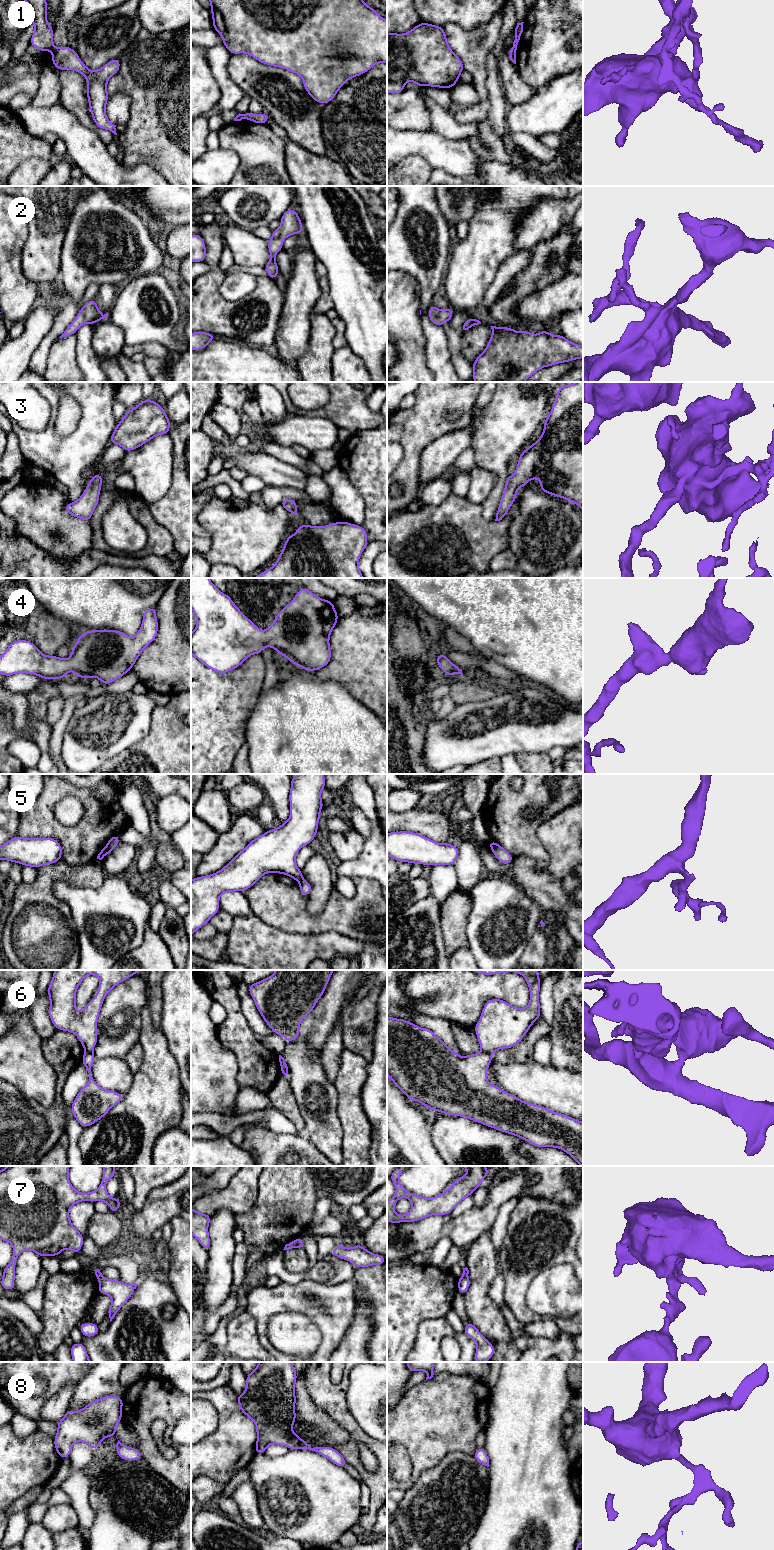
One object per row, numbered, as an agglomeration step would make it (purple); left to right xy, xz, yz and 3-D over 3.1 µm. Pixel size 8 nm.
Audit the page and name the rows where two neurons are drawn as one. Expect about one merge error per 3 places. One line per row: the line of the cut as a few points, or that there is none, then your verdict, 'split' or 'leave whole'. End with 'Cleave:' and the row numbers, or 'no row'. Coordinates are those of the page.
1: cut xz (246, 113), (248, 118); split
2: cut none; leave whole
3: cut none; leave whole
4: cut none; leave whole
5: cut xy (106, 846), (104, 855); split
6: cut yz (483, 1050), (491, 1055); split
7: cut xz (295, 1239), (296, 1246); split
8: cut none; leave whole
Cleave: 1, 5, 6, 7

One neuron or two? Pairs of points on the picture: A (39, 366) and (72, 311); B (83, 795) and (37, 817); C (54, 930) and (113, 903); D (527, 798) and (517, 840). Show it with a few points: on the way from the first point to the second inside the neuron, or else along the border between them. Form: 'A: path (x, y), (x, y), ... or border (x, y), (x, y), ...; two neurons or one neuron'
A: path (42, 352), (47, 341), (60, 325); one neuron
B: path (71, 791), (59, 791), (45, 805); one neuron
C: border (60, 901), (63, 901), (70, 911), (79, 944); two neurons
D: path (520, 808), (517, 814), (517, 830); one neuron

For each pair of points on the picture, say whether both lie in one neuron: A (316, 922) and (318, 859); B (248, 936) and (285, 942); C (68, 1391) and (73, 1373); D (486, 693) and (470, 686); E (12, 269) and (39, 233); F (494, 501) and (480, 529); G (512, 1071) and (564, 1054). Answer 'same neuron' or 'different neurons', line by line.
A: different neurons
B: same neuron
C: different neurons
D: same neuron
E: different neurons
F: different neurons
G: different neurons

